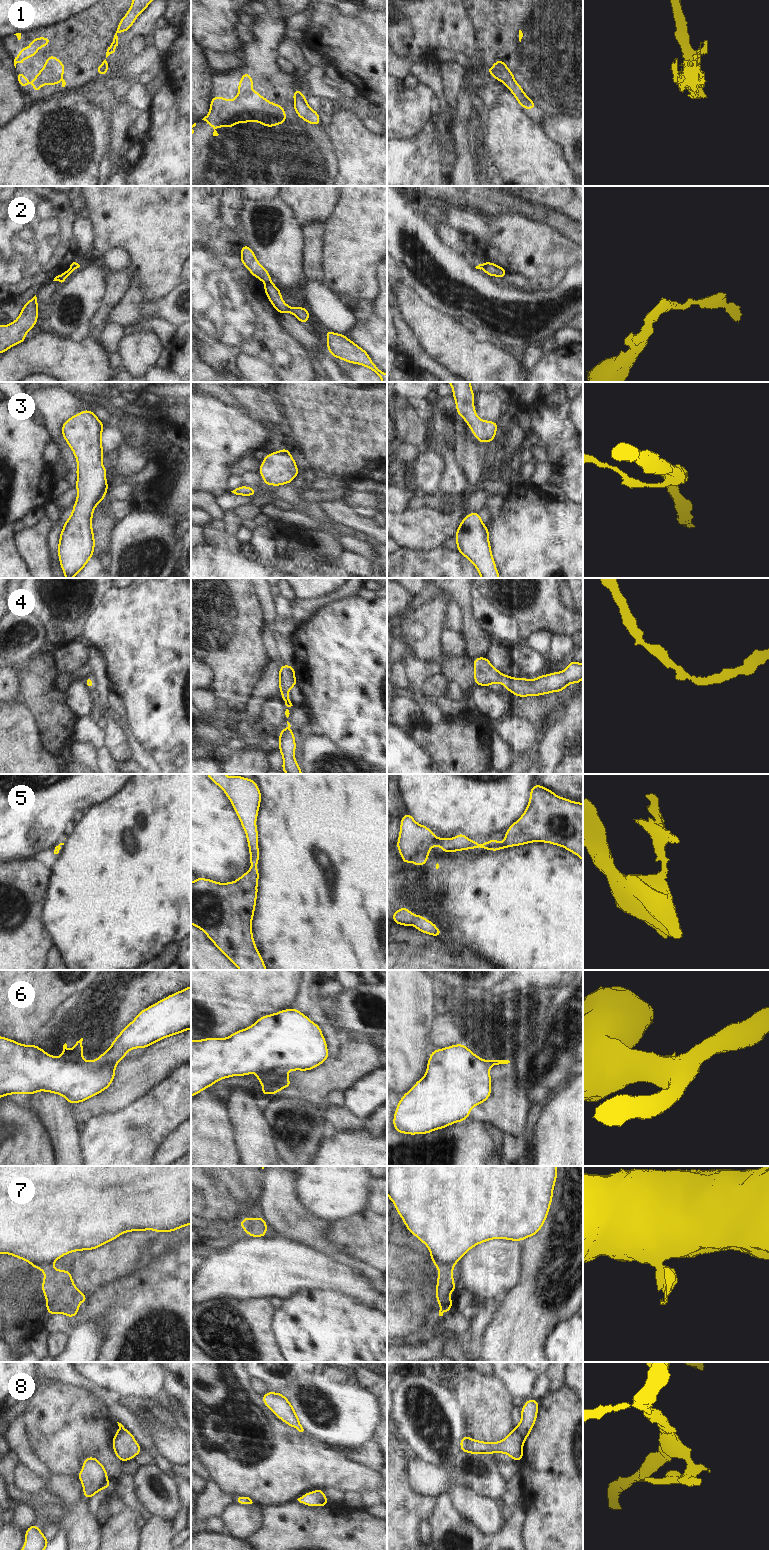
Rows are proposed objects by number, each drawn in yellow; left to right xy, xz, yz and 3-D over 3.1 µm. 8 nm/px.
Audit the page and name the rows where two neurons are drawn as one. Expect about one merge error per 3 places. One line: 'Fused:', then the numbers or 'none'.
Fused: 1, 2, 7, 8

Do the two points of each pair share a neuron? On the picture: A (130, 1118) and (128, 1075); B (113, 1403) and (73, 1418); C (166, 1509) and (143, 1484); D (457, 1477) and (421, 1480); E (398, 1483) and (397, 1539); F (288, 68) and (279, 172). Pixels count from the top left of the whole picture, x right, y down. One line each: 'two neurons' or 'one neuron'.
A: two neurons
B: two neurons
C: one neuron
D: one neuron
E: one neuron
F: two neurons

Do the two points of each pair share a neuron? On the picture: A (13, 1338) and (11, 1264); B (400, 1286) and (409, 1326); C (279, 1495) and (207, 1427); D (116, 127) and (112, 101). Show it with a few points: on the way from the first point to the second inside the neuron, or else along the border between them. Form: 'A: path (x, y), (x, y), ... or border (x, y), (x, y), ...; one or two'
A: path (13, 1320), (13, 1282); one
B: path (403, 1296), (403, 1316); one
C: path (261, 1477), (225, 1443); one
D: border (121, 104), (110, 114); two

